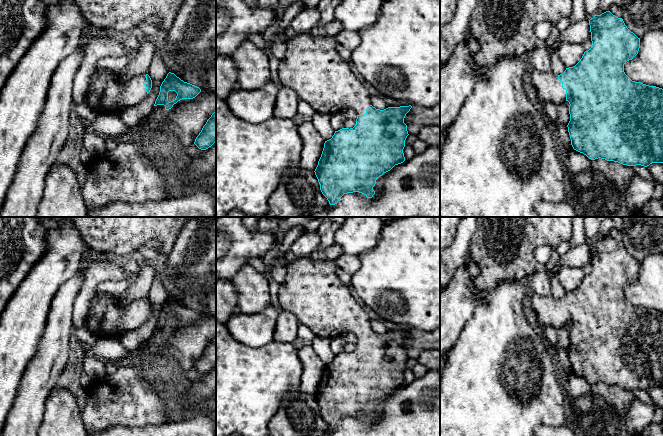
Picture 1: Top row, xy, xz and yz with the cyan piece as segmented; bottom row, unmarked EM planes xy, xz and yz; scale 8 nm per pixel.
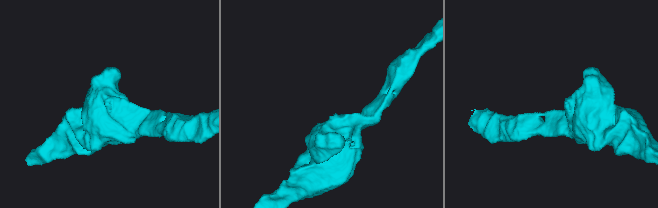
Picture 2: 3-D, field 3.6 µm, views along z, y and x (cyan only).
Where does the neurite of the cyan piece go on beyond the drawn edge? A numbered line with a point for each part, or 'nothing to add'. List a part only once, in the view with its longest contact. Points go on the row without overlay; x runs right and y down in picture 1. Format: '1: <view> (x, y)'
1: yz (549, 313)

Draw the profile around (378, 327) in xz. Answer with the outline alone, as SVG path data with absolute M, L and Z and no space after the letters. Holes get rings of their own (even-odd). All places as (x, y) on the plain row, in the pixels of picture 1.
M371 320L371 329L380 334L388 332L388 329L385 327L385 325L376 320Z

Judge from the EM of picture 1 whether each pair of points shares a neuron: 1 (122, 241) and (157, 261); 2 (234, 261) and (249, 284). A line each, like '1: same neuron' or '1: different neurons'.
1: different neurons
2: different neurons

